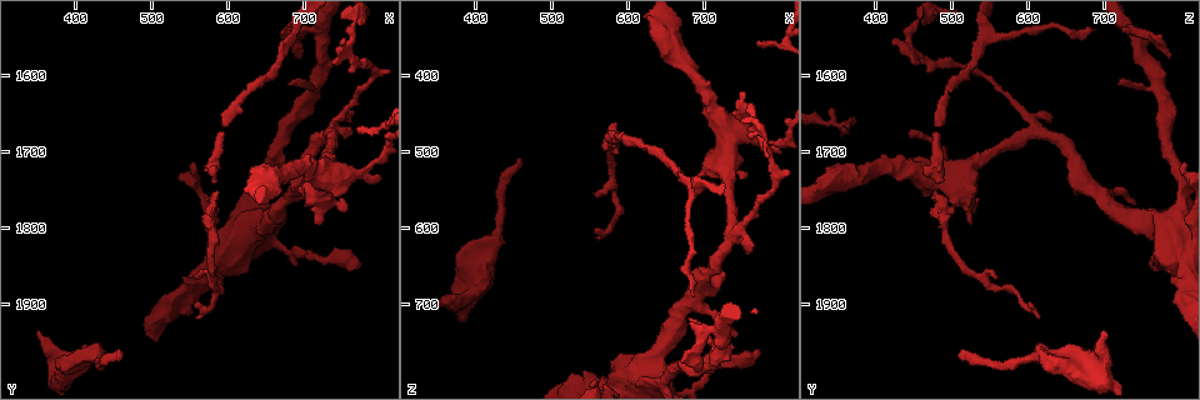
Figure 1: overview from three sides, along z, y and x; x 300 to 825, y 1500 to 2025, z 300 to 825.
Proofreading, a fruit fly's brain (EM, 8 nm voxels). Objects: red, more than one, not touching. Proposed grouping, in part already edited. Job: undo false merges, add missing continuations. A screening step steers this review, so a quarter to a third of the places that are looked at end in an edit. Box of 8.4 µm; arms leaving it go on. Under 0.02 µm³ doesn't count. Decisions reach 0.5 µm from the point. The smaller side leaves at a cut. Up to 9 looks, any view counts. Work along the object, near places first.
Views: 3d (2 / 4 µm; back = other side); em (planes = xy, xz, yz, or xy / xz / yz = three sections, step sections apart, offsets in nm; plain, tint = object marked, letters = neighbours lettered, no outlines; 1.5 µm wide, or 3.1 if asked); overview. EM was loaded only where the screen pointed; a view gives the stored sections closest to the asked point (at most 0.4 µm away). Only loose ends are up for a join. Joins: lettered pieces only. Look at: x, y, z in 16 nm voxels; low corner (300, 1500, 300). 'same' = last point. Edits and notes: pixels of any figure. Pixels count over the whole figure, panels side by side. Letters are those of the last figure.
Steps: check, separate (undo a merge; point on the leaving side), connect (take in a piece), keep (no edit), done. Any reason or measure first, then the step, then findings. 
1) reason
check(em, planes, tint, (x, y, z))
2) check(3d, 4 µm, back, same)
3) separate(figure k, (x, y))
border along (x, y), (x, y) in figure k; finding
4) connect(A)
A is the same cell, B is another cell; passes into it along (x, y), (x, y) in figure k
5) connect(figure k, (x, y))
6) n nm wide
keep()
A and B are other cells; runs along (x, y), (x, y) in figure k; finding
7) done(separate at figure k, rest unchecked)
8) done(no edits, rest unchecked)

thin end
check(3d, 2 µm, (680, 1615, 720))

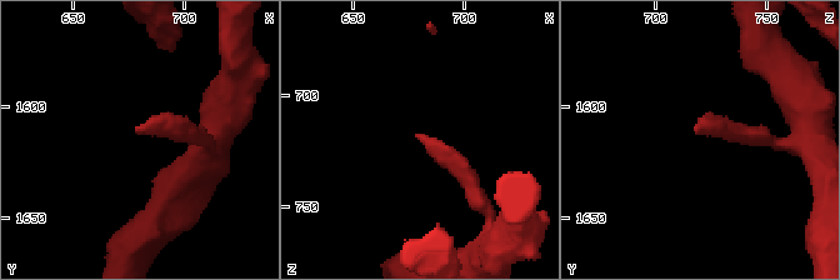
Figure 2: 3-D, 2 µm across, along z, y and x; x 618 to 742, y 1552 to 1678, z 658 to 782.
check(em, yz, step 4, tint, (678, 1612, 719))

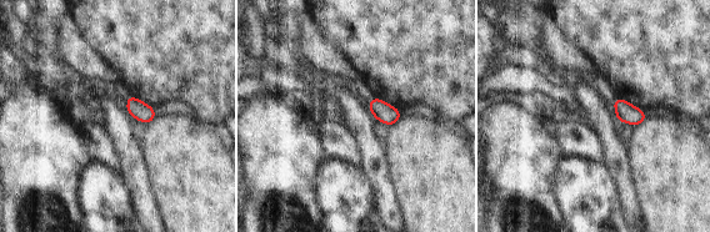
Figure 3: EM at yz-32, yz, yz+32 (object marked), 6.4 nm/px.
check(em, yz, step 4, letters, same)

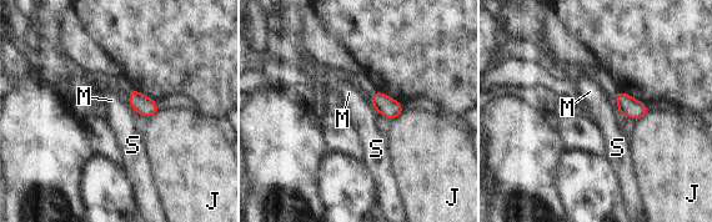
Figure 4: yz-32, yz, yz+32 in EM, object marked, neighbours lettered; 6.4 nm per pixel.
keep()
J, M and S are other cells; border along (404, 110), (392, 120) in figure 4; no lettered piece goes on from it

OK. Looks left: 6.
branch stops here
check(em, planes, letters, (770, 1840, 755))

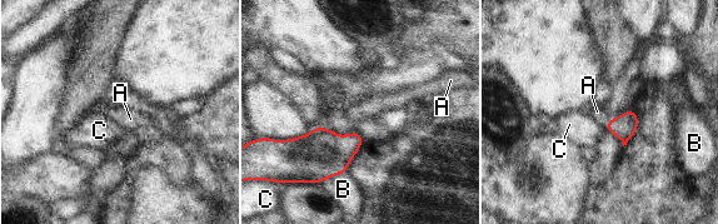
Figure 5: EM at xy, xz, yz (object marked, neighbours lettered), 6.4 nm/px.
connect(A)
A is the same cell, B and C are other cells; passes into it along (624, 127), (607, 124), (597, 112) in figure 5; it goes on there

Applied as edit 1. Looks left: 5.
check(em, planes, plain, (755, 1775, 530))

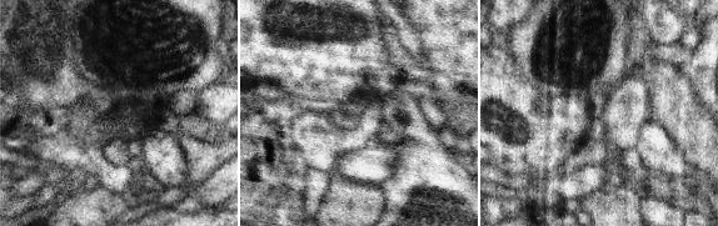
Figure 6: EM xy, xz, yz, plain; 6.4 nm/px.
check(em, planes, tint, same)

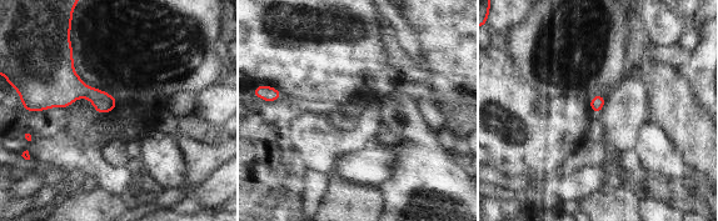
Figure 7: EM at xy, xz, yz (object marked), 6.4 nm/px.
check(em, planes, letters, same)

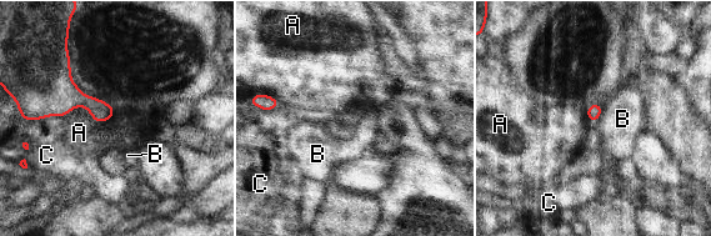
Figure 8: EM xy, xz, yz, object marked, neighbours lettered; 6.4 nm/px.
keep()
A, B and C are other cells; border along (601, 105), (602, 111) in figure 8; none of them fits

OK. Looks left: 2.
branch stops here
check(em, planes, letters, (560, 1920, 610))

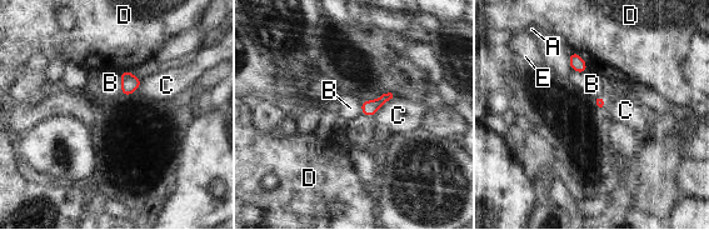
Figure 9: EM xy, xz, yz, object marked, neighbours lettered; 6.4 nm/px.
keep()
A, B, C, D and E are other cells; border along (393, 98), (373, 118) in figure 9; no lettered piece goes on from it

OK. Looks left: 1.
done(connect at figure 5, rest unchecked)

